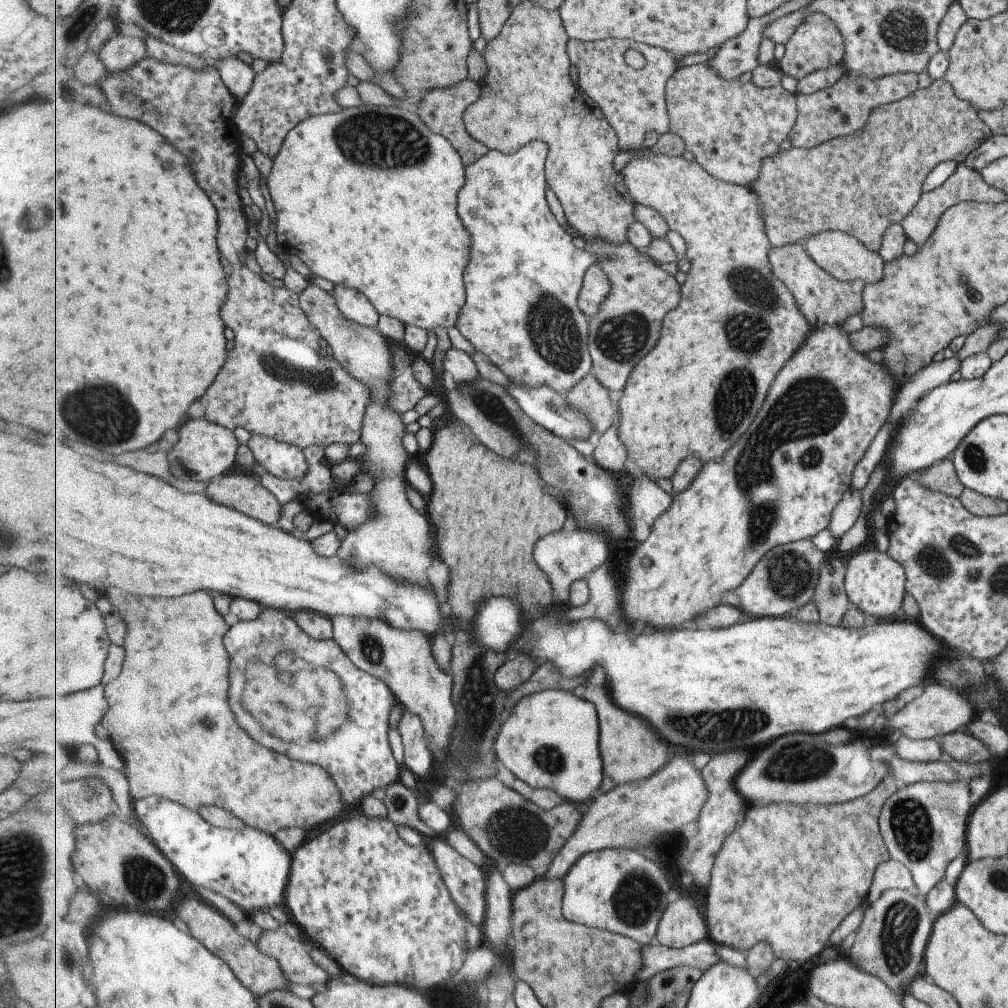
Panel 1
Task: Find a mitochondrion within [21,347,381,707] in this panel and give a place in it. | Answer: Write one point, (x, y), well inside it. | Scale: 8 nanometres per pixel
(104, 413)

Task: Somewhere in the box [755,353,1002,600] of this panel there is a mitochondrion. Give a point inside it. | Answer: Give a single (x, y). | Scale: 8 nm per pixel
(975, 459)

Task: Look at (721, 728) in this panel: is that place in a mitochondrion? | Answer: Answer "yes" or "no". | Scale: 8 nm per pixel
yes

